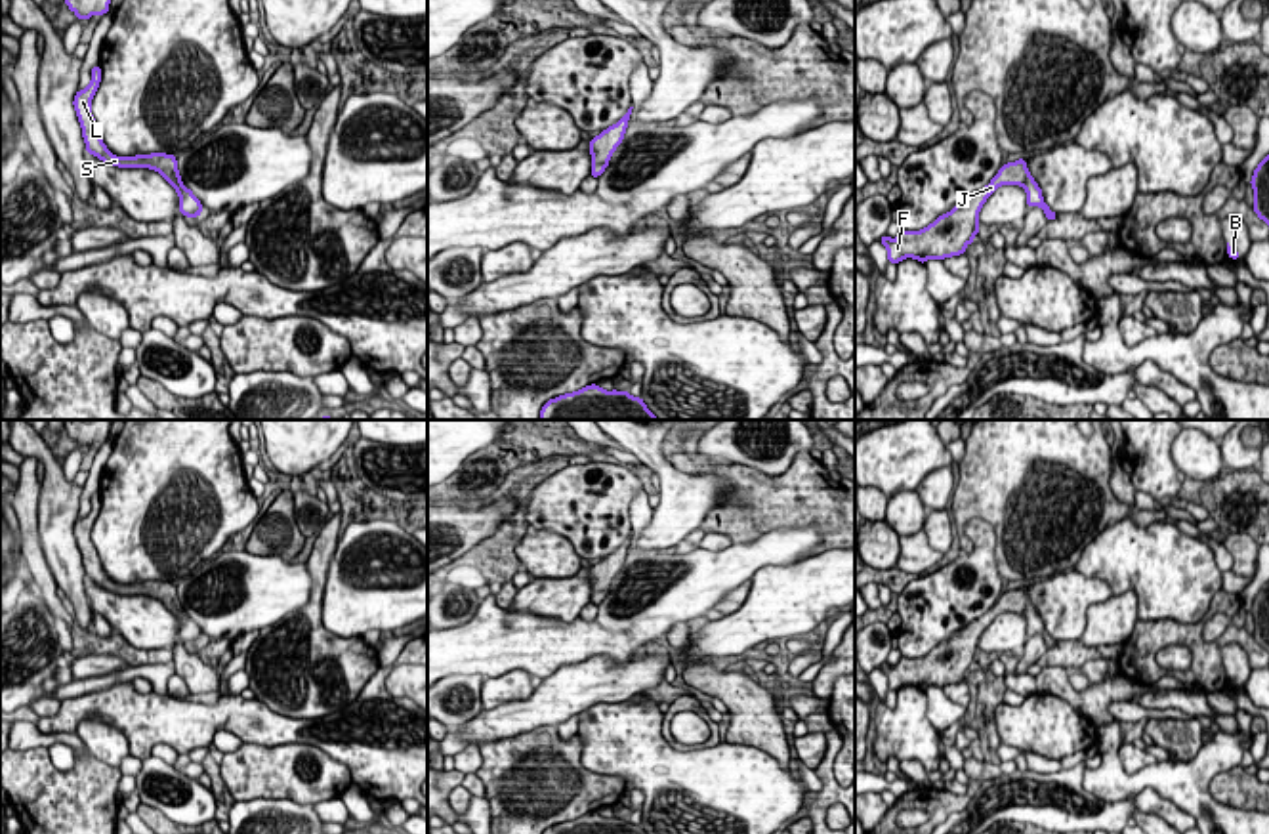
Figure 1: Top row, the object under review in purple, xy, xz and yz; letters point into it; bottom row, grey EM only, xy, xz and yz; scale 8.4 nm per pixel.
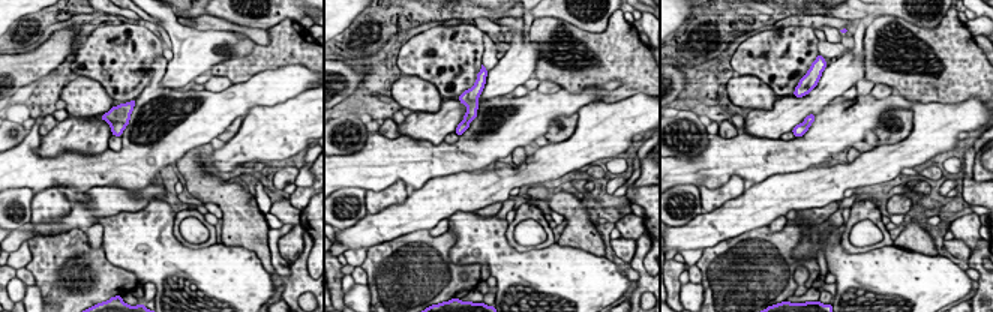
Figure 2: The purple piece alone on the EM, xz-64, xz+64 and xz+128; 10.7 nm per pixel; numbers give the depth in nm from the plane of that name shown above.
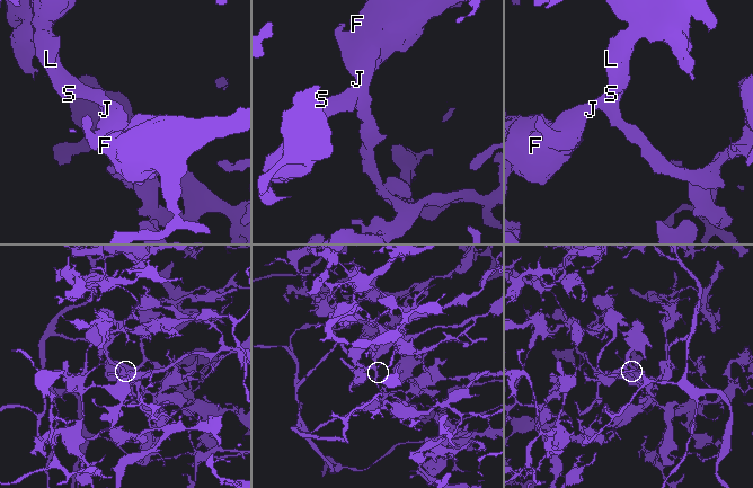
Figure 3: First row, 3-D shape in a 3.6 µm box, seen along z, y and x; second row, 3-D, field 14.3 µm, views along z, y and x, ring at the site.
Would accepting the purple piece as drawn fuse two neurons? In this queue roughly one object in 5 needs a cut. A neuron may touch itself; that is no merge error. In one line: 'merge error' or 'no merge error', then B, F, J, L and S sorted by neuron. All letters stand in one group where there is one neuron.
no merge error | B F J L S

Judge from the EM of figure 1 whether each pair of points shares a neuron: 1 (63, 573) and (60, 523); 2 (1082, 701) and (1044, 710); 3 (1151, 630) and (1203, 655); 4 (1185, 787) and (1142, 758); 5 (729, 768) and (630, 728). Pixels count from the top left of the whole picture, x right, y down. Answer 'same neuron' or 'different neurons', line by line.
1: same neuron
2: different neurons
3: same neuron
4: different neurons
5: same neuron

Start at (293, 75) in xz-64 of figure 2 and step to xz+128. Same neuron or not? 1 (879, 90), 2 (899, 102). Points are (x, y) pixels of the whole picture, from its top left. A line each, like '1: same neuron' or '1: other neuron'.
1: other neuron
2: same neuron

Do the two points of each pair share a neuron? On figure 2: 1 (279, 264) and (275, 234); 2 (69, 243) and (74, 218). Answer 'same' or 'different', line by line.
1: same
2: different

